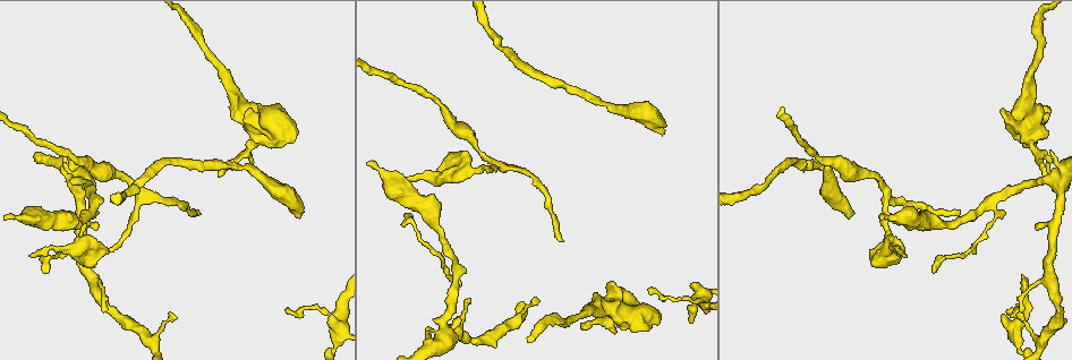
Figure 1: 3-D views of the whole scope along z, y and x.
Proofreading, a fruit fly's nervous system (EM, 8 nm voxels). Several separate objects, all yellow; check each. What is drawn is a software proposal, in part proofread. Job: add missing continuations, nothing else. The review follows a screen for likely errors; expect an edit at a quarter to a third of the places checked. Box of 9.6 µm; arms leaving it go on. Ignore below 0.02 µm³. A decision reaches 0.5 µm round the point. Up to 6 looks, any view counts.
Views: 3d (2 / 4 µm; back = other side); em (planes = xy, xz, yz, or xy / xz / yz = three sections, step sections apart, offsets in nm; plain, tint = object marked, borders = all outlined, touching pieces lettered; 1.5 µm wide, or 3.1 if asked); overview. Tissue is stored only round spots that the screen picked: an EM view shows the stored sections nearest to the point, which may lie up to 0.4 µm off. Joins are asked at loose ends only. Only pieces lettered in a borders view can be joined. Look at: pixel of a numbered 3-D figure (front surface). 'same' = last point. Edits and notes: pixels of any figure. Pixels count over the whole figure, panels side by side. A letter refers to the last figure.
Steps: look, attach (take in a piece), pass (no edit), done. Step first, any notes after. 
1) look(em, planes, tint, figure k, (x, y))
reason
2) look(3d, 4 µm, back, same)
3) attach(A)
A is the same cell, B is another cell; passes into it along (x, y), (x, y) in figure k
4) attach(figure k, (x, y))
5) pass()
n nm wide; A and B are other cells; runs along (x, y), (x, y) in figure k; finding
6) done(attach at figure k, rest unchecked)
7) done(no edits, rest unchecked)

look(em, yz, step 4, borders, figure 1, (286, 309))
tapers out

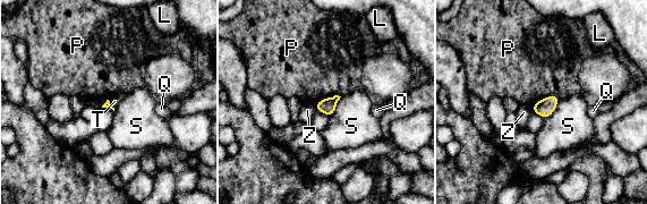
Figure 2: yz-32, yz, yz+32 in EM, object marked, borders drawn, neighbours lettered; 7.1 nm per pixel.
look(em, planes, borders, same)
another direction

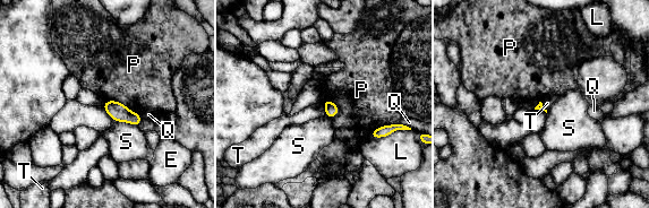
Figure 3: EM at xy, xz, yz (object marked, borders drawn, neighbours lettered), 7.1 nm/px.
pass()
E, L, P, Q, S and T are other cells; border along (322, 103), (325, 114) in figure 3; no lettered piece goes on from it

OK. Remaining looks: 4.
look(em, xz, step 8, borders, figure 1, (1044, 173))
thin end

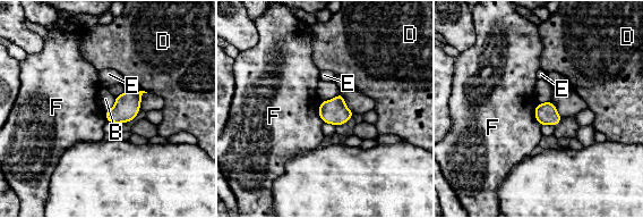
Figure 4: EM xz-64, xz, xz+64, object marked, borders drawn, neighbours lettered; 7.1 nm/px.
look(em, planes, borders, same)
another direction

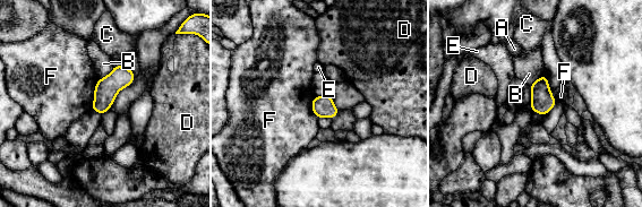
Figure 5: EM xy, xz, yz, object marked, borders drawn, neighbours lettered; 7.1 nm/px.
pass()
160 nm wide; A, B, C, D, E and F are other cells; no lettered piece goes on from it

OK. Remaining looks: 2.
look(em, planes, plain, figure 1, (664, 129))
free end

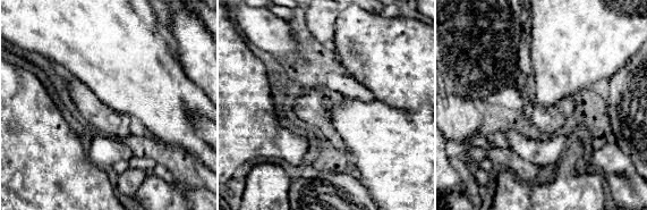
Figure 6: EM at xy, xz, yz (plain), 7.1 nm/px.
look(em, planes, borders, same)

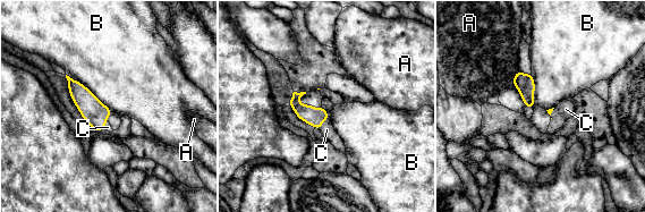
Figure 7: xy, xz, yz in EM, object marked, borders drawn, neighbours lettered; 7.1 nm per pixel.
attach(C)
C is the same cell, A and B are other cells; passes into it along (315, 117), (322, 123), (327, 129) in figure 7; it goes on there

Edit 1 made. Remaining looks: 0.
done(attach at figure 7, rest unchecked)

